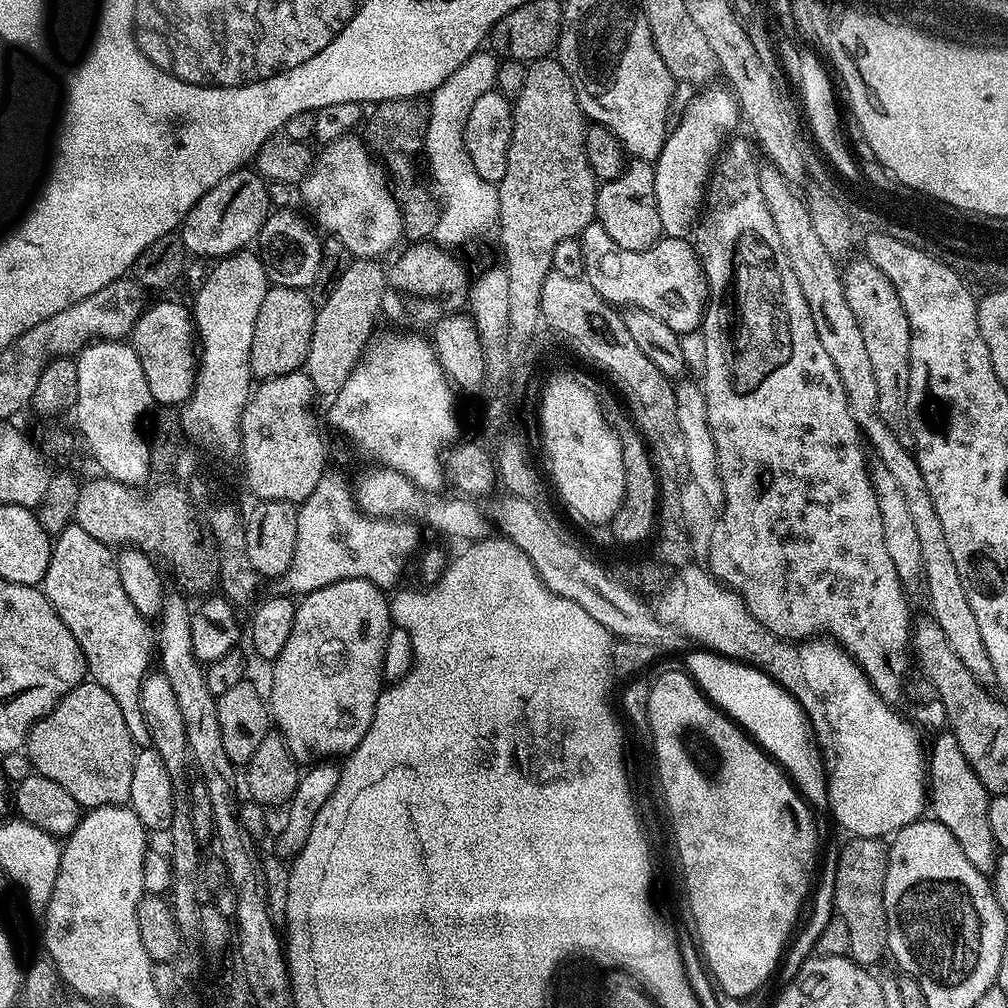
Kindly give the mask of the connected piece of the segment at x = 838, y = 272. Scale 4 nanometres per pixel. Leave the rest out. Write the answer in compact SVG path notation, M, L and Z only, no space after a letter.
M764 166L760 169L760 181L762 182L762 194L766 198L766 204L774 218L774 224L778 226L778 236L782 238L782 250L786 250L786 258L790 258L790 266L794 270L794 278L798 278L798 286L802 286L802 294L806 298L806 306L810 306L810 314L814 318L814 330L818 330L818 338L830 354L830 362L834 362L834 370L838 370L838 378L842 378L842 390L846 390L846 402L854 422L862 433L863 439L867 441L876 451L875 459L890 475L898 482L902 494L914 521L914 527L918 533L918 546L922 546L922 564L924 566L924 580L926 583L926 597L932 606L931 619L946 634L946 642L950 642L950 650L958 654L962 666L970 670L970 674L980 685L990 688L996 684L994 662L990 662L990 654L986 654L986 642L982 642L982 630L978 630L978 618L974 618L974 610L970 610L970 598L966 598L966 586L962 586L962 574L958 574L958 566L954 563L954 554L950 554L950 542L946 542L946 530L942 530L942 522L938 518L938 510L934 510L934 502L926 490L926 482L922 478L922 470L918 466L915 455L898 438L894 438L894 430L882 422L882 414L878 414L878 385L874 379L874 369L870 363L866 351L866 342L862 338L862 330L858 330L858 318L854 318L854 310L850 310L850 302L846 302L844 293L844 281L842 279L842 268L838 260L830 256L826 247L822 246L822 238L814 230L812 214L807 203L803 204L801 197L791 192L782 174L773 166Z

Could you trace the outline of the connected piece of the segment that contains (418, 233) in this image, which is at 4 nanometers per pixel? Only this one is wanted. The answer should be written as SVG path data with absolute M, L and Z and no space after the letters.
M381 100L375 105L373 112L369 111L366 116L366 123L362 128L362 139L368 146L368 151L373 157L382 159L383 167L386 169L386 175L390 181L392 196L398 202L400 215L402 216L402 236L408 242L424 242L435 233L440 217L441 205L437 197L431 191L428 192L422 185L416 184L416 164L408 155L411 152L419 153L424 142L424 131L428 125L428 113L423 107L412 108L413 101L407 100Z

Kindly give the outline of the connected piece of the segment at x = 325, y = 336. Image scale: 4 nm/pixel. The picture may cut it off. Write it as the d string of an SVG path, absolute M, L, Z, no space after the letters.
M369 257L349 261L346 270L333 284L326 302L317 307L303 371L319 395L335 395L365 355L376 318L378 320L381 315L381 300L386 286L387 273L379 264L377 259Z

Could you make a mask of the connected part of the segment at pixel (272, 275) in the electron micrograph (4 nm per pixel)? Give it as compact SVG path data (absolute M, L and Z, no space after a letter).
M276 208L269 213L257 236L256 246L268 271L268 279L275 287L308 290L317 280L323 241L311 227L311 221L294 211L294 208Z

